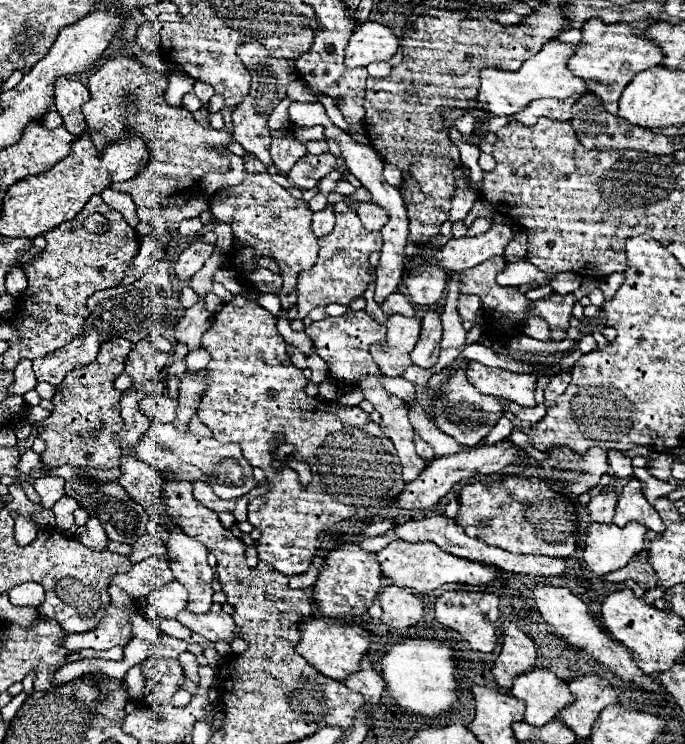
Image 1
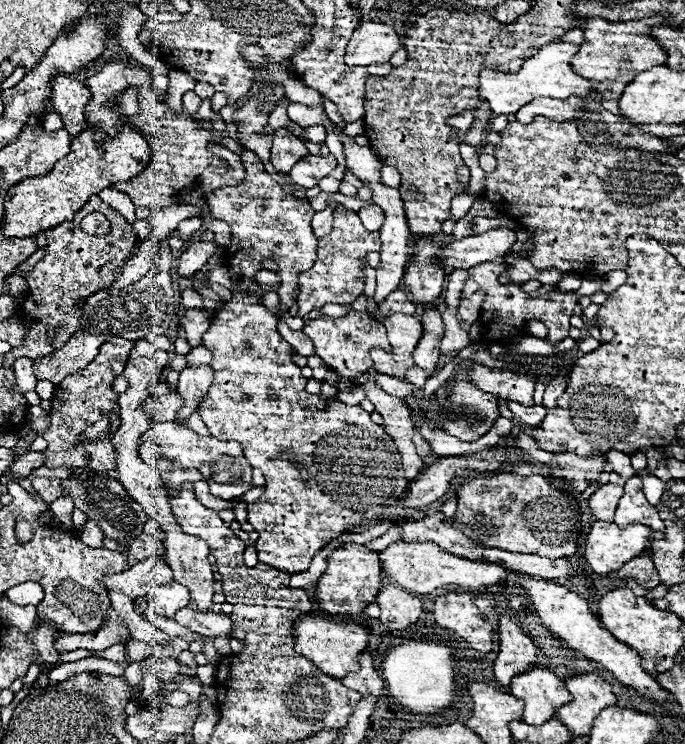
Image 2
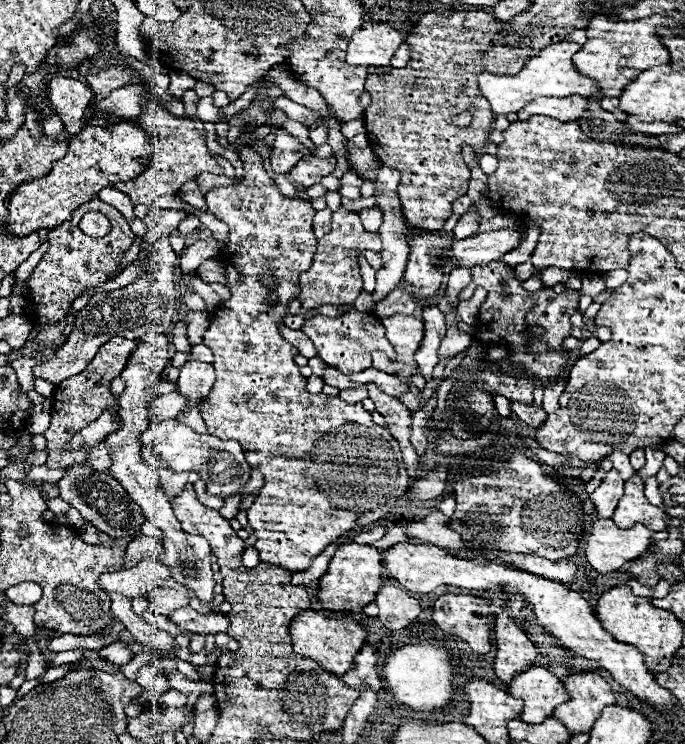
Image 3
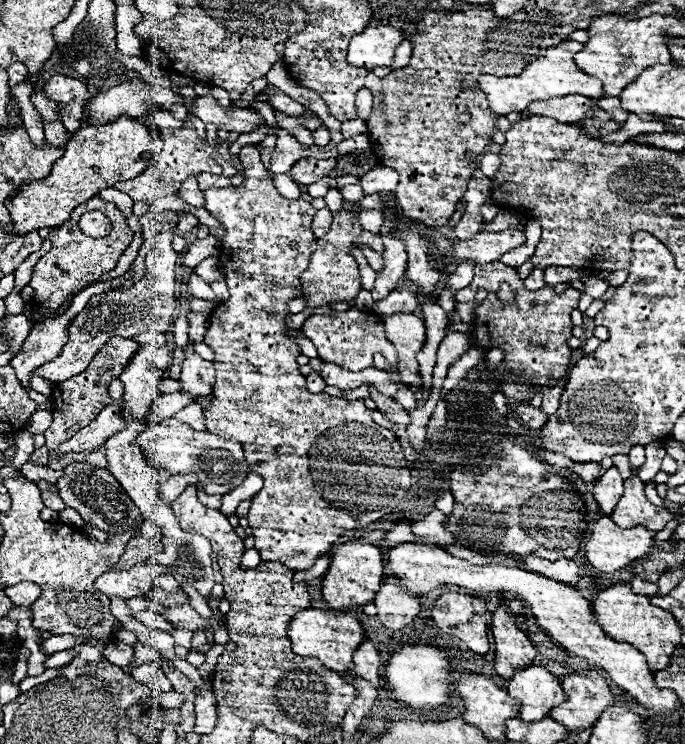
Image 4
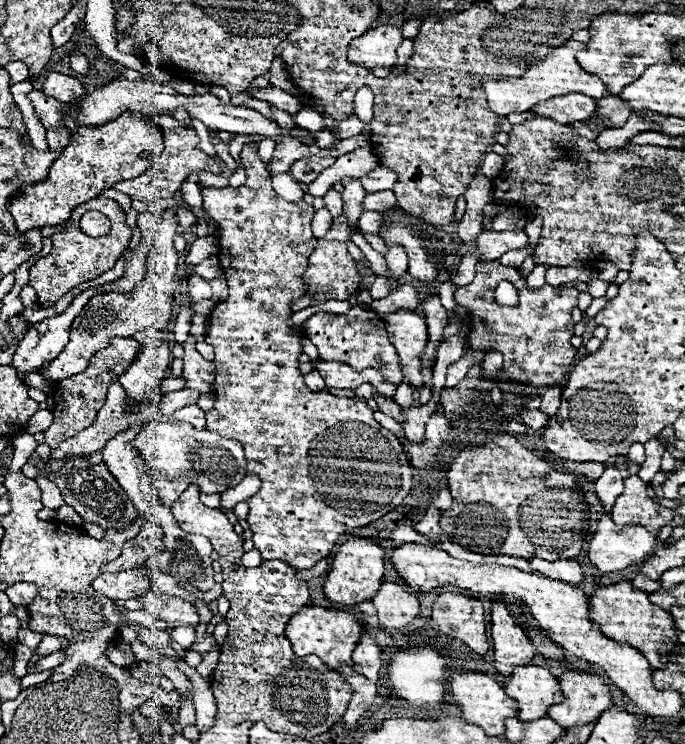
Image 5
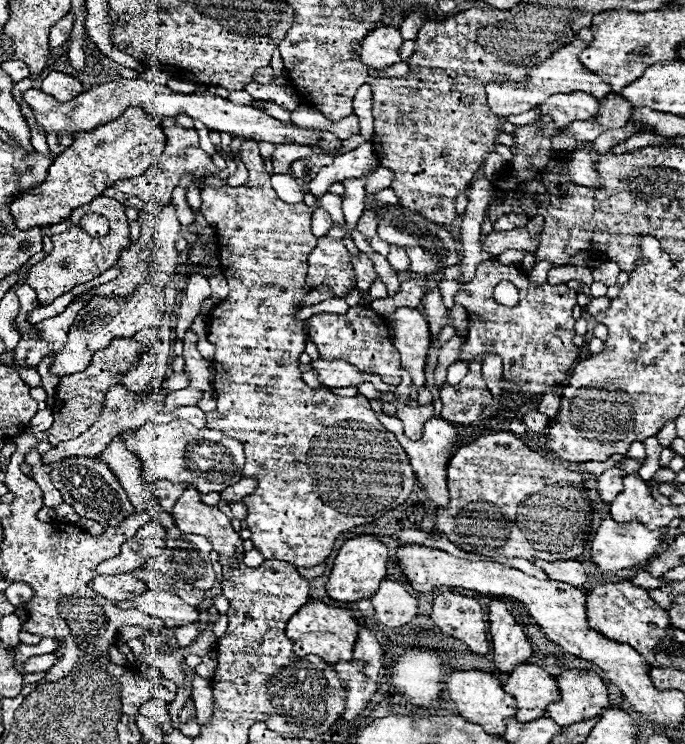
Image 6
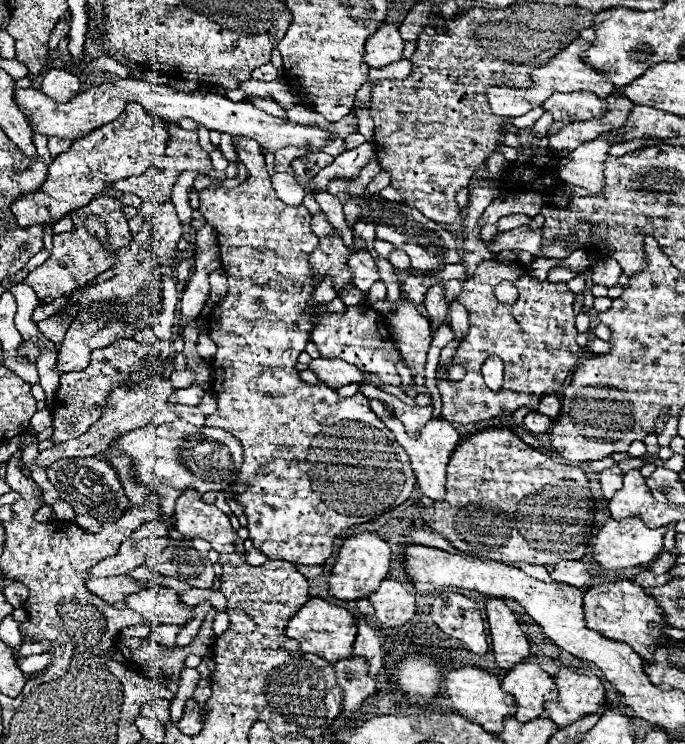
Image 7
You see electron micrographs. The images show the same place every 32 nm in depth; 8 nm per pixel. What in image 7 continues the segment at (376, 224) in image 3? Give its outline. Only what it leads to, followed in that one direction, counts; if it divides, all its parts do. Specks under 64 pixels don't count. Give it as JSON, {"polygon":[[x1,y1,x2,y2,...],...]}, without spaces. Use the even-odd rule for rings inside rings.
{"polygon":[[356,222,354,226,352,226,352,232,354,234,358,234,364,242,366,242,366,246,368,246,368,250,374,250,374,240,376,240,376,236,374,236,374,224,370,222]]}

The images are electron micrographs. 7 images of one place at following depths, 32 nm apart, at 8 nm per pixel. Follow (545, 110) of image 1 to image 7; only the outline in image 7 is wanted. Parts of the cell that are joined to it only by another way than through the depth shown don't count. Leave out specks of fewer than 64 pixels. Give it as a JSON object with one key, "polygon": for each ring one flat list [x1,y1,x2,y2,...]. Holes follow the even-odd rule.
{"polygon":[[568,92,554,94,548,98,542,108,554,114,554,122,570,124,574,120,596,120,606,114,608,102,594,96,592,92]]}

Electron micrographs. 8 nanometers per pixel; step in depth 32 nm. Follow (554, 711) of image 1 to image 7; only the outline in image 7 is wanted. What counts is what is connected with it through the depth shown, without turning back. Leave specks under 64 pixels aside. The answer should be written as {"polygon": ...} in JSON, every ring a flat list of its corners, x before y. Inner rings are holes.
{"polygon":[[516,664,510,668,502,678,502,690,516,698,514,718,518,722,538,718,542,714,544,702,558,698,554,678,536,664]]}

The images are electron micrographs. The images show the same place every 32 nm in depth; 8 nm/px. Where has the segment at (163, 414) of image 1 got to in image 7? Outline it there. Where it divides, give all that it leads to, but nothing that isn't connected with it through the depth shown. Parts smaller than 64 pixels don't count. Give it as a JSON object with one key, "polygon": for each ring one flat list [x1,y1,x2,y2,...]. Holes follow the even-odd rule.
{"polygon":[[192,384,190,388,180,388,170,396,170,404,184,404,184,406,198,406,204,396,204,388]]}

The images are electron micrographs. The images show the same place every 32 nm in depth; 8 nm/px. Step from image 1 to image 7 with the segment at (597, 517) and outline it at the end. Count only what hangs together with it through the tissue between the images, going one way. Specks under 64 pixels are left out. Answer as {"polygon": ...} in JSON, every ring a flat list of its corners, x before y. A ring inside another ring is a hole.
{"polygon":[[618,462,610,468,606,468,602,474,600,474,600,484,602,484,602,494,606,500,610,500,614,496,614,492,618,488,622,488,622,470,618,466]]}

